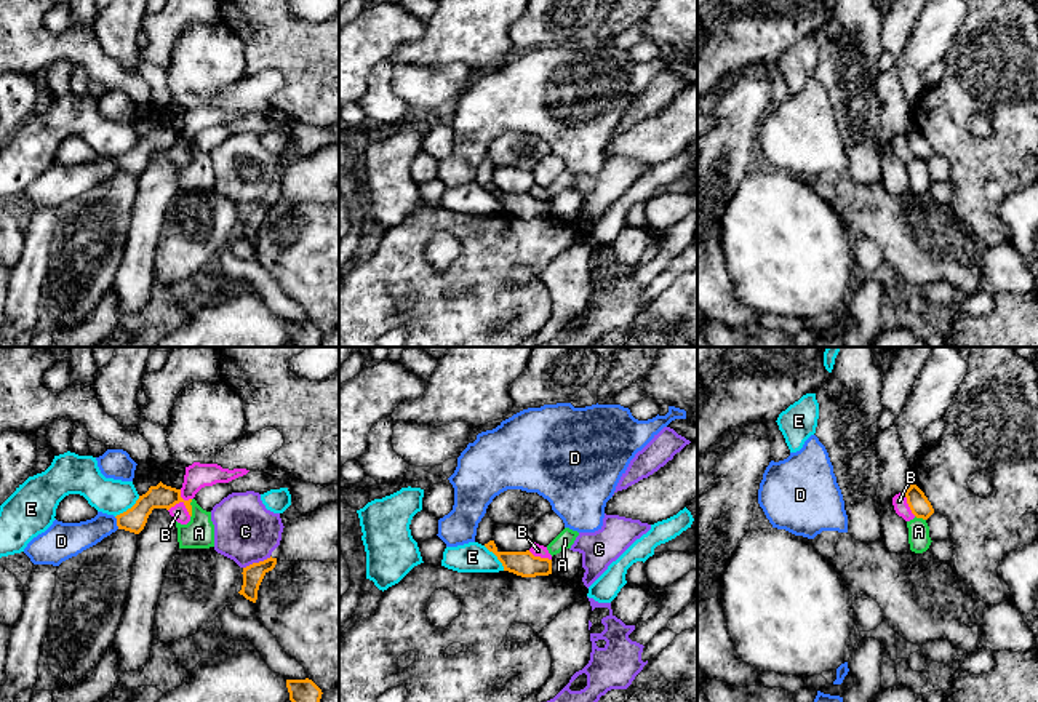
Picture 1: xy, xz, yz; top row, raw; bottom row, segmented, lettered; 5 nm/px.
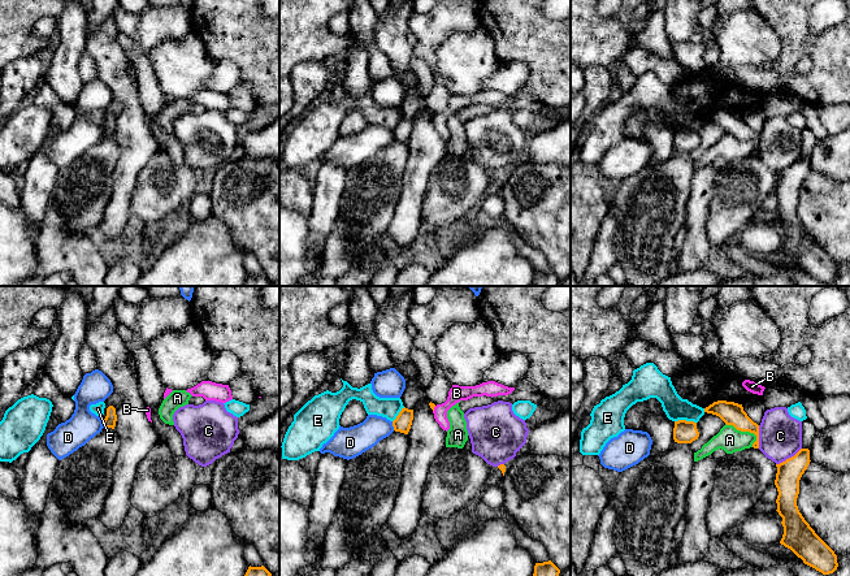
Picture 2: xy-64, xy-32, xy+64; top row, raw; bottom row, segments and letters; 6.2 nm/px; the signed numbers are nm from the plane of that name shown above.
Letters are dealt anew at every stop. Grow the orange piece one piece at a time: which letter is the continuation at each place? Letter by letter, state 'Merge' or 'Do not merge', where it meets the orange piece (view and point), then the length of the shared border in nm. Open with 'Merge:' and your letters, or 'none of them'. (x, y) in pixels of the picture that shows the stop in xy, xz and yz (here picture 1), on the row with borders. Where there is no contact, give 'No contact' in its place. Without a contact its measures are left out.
Merge: none of them
A: Do not merge. Touches orange at xy (191, 509). Shared border 100 nm
B: Do not merge. Touches orange at xy (179, 501). Shared border 150 nm
C: Do not merge. Touches orange at xy (256, 563). Shared border 160 nm
D: Do not merge. Touches orange at xy (117, 523). Shared border 70 nm
E: Do not merge. Touches orange at xy (128, 509). Shared border 170 nm

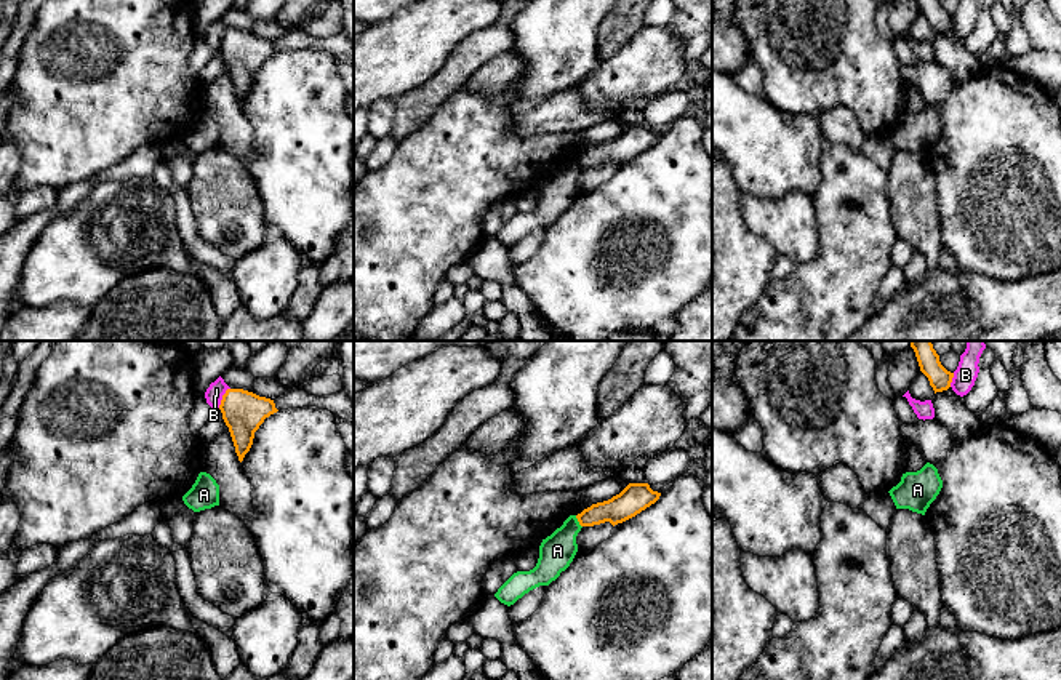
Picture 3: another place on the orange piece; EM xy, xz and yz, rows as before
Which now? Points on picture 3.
Merge: none of them
A: Do not merge. Touches orange at xz (578, 520). Shared border 70 nm
B: Do not merge. Touches orange at xy (223, 397). Shared border 120 nm

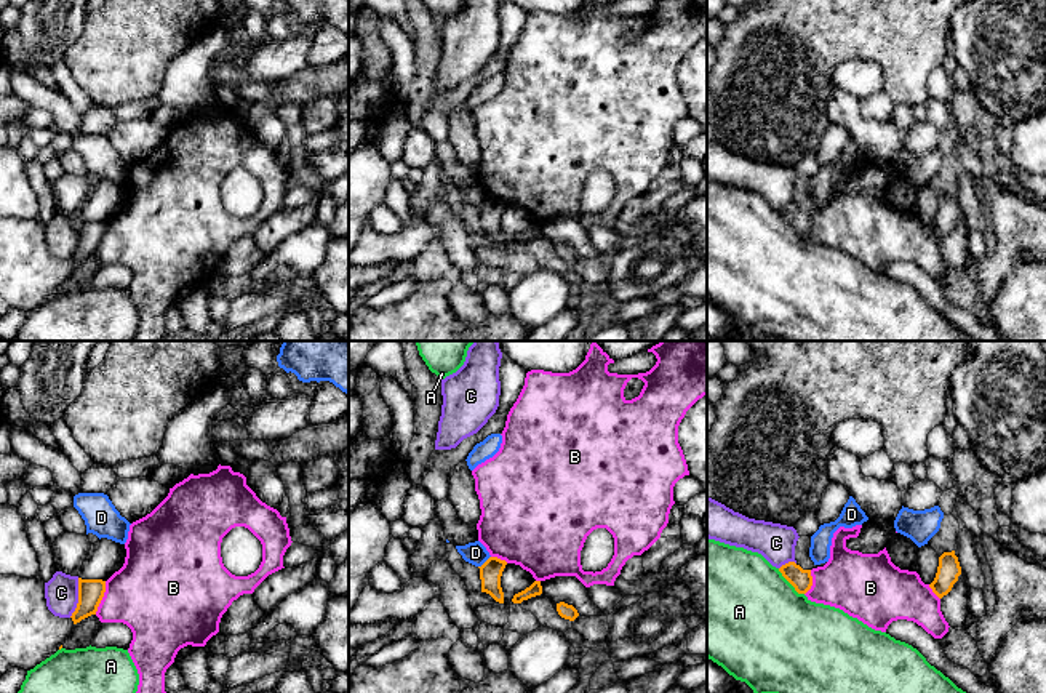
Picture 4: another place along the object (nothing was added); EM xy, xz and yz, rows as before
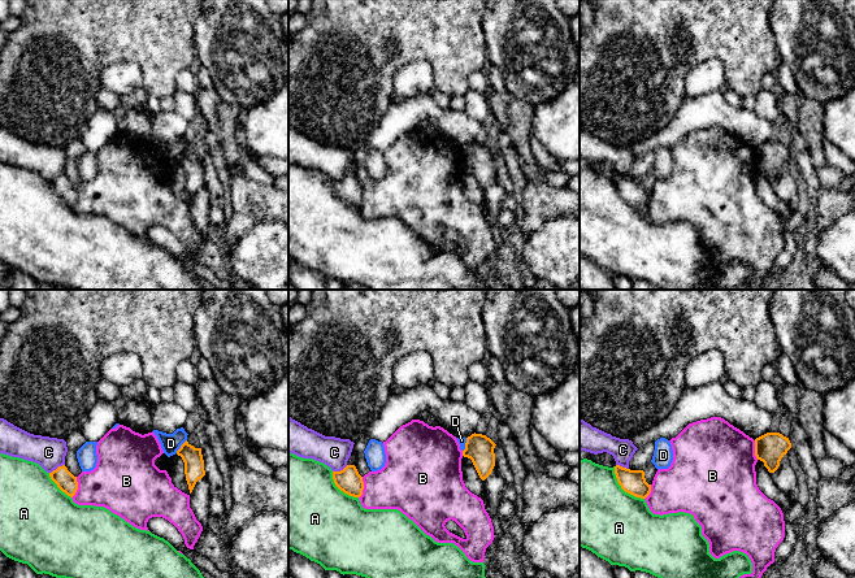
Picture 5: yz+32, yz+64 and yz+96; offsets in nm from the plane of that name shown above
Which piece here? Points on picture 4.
Merge: none of them
A: Do not merge. Touches orange at yz (789, 581). Shared border 190 nm
B: Do not merge. Touches orange at xy (103, 596). Shared border 180 nm
C: Do not merge. Touches orange at xy (79, 597). Shared border 200 nm
D: Do not merge. Touches orange at xz (485, 562). Shared border 90 nm

